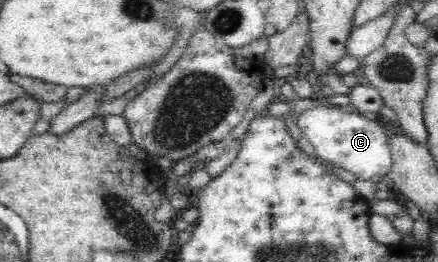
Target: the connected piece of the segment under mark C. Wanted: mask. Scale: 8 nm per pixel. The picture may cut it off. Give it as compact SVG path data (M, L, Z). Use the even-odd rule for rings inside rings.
M311 108L295 118L297 128L307 138L321 161L331 162L352 172L356 180L371 180L377 174L386 175L392 167L392 154L383 126L367 115L349 114L338 108Z

